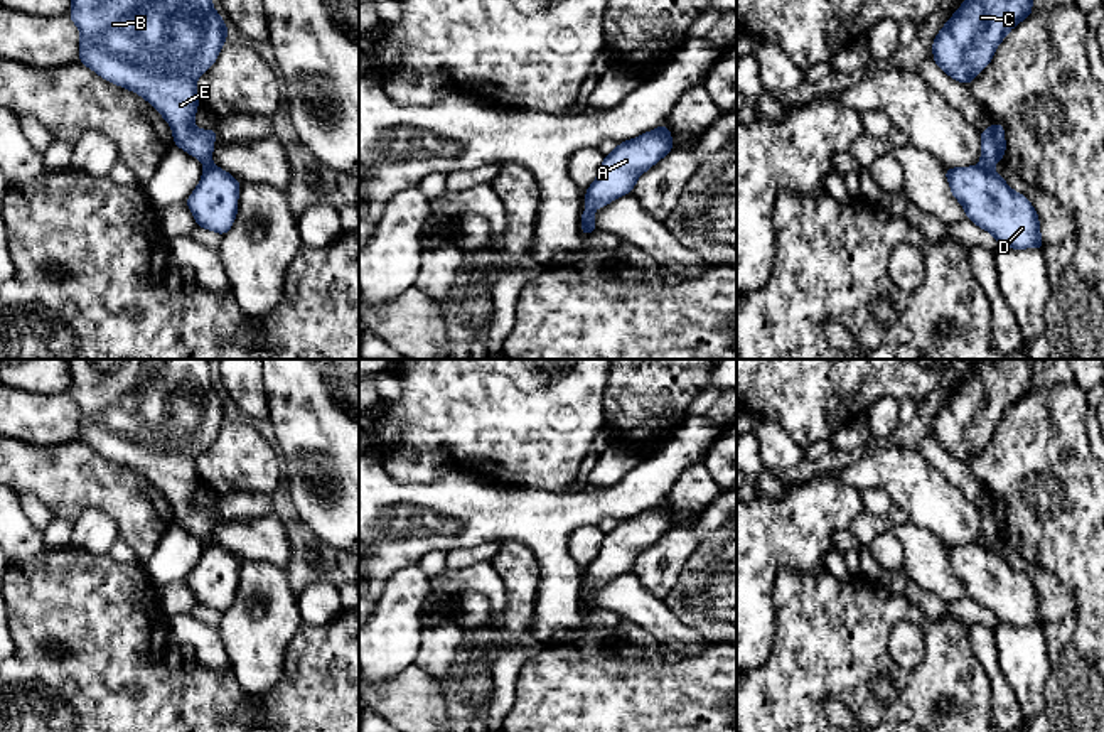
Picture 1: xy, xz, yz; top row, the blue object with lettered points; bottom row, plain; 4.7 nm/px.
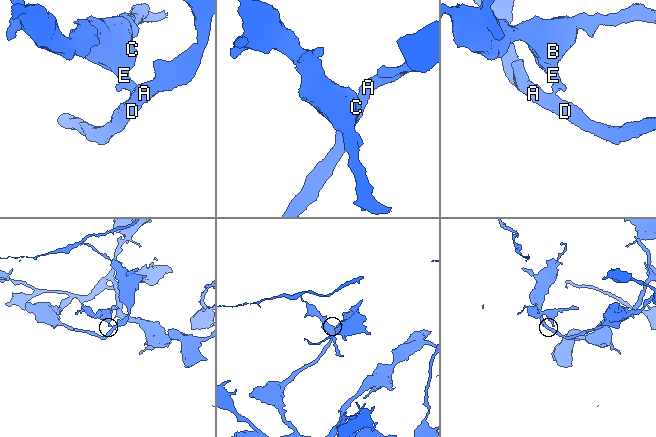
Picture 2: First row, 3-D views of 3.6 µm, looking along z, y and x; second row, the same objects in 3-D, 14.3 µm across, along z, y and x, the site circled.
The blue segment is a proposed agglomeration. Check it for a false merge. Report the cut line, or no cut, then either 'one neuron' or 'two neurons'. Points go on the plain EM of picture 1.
yz (981, 542), (990, 548) | two neurons

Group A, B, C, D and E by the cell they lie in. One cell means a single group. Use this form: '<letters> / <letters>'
A D / B C E

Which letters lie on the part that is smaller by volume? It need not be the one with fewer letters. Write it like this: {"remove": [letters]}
{"remove": ["B", "C", "E"]}

